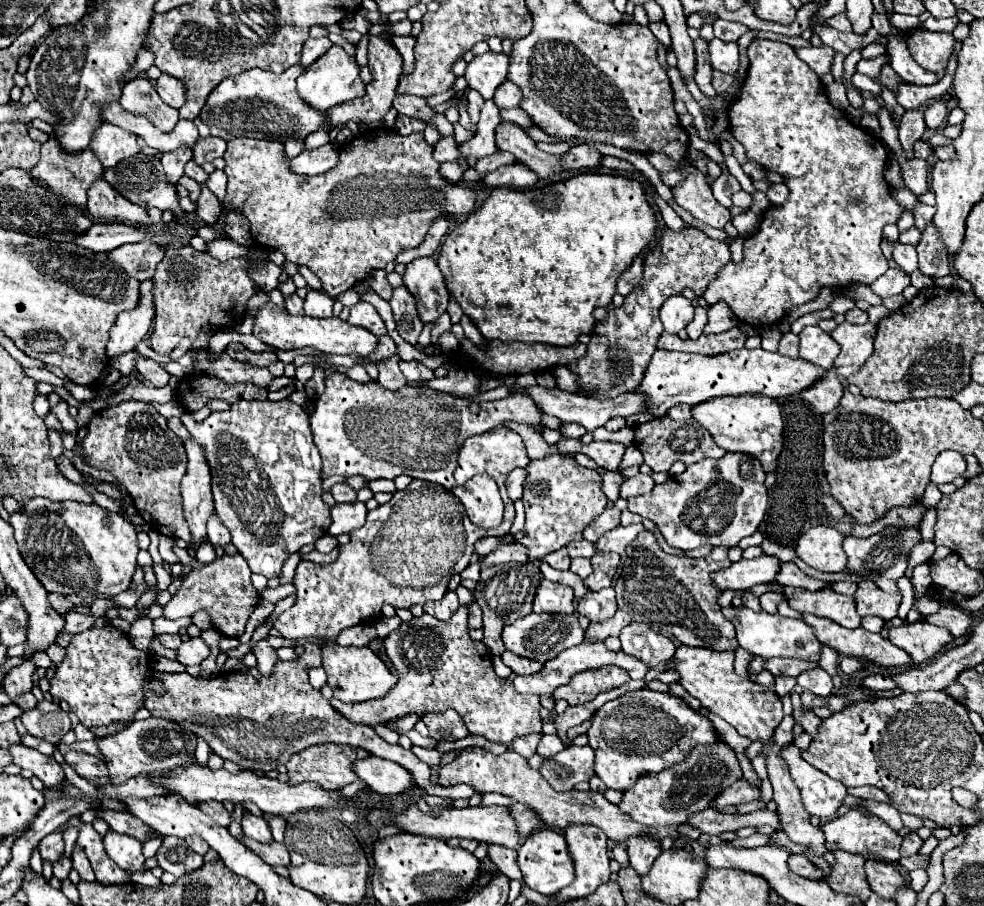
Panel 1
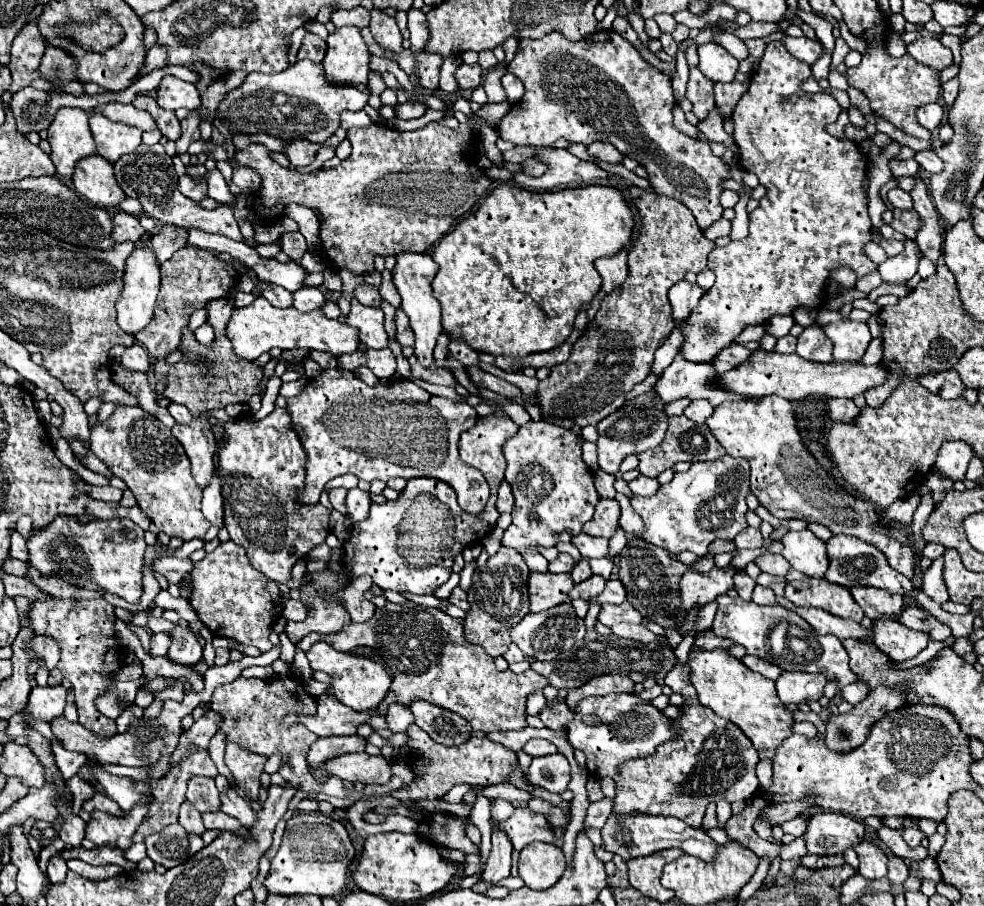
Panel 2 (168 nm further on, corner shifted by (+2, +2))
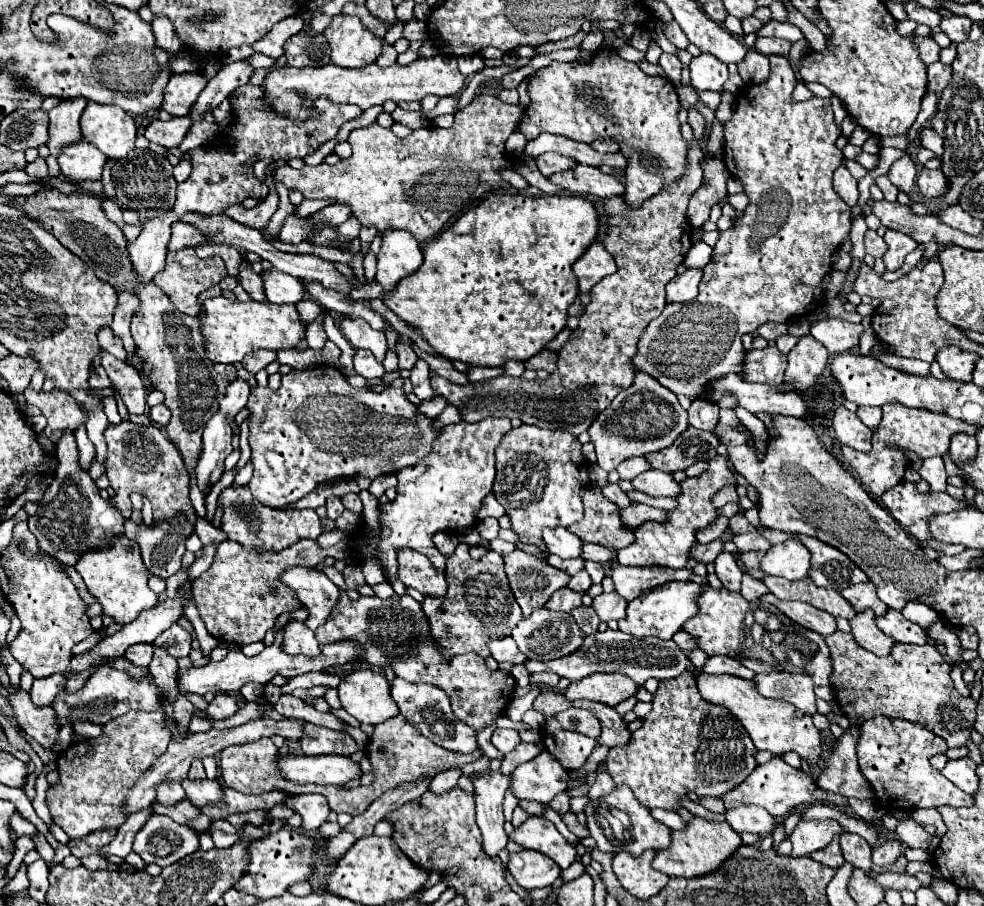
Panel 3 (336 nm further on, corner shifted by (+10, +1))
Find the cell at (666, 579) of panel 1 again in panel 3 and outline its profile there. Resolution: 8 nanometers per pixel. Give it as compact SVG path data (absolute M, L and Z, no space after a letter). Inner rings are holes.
M607 485L607 487L603 489L603 495L605 495L609 501L613 501L619 509L625 509L625 507L631 505L629 497L619 489L619 485Z

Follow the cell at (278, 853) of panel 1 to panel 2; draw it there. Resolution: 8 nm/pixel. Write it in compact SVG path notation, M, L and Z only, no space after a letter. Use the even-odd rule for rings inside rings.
M209 812L209 814L201 814L203 816L203 824L207 826L207 828L217 828L217 830L231 830L231 832L235 832L235 834L241 834L241 836L245 836L245 838L249 838L249 832L243 828L243 826L239 826L239 822L235 820L235 818L231 818L231 816L227 816L225 812Z

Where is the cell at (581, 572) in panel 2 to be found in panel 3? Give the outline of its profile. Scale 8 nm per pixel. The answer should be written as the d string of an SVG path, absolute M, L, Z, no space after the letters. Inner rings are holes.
M581 569L577 575L571 577L571 581L569 581L567 587L573 589L573 591L581 591L581 593L585 593L585 591L591 587L591 577L589 577L589 573L587 573L585 569Z

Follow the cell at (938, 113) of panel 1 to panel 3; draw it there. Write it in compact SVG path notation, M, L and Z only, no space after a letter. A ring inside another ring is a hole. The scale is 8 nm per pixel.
M941 61L929 65L929 67L927 67L927 75L929 75L929 85L927 85L927 89L939 95L939 93L949 85L951 73L953 73L951 67L949 67L949 65L943 65Z

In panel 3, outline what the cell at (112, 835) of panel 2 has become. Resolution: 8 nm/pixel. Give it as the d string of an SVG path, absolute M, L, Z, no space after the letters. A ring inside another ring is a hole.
M129 711L111 723L105 723L103 735L97 739L87 739L85 743L73 743L65 755L61 751L57 759L59 769L59 783L55 787L47 789L47 805L51 809L55 825L59 825L69 839L83 839L93 831L105 831L105 829L117 829L125 823L127 815L123 813L125 801L137 779L155 763L157 757L161 757L169 745L171 733L165 723L165 711Z

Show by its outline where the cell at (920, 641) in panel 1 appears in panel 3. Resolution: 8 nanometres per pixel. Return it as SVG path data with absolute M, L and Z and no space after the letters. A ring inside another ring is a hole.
M873 611L859 613L851 621L851 627L853 627L853 637L857 639L857 643L863 649L875 653L877 657L885 657L885 655L891 653L891 649L895 645L895 639L877 629L877 625L875 625L875 613Z

